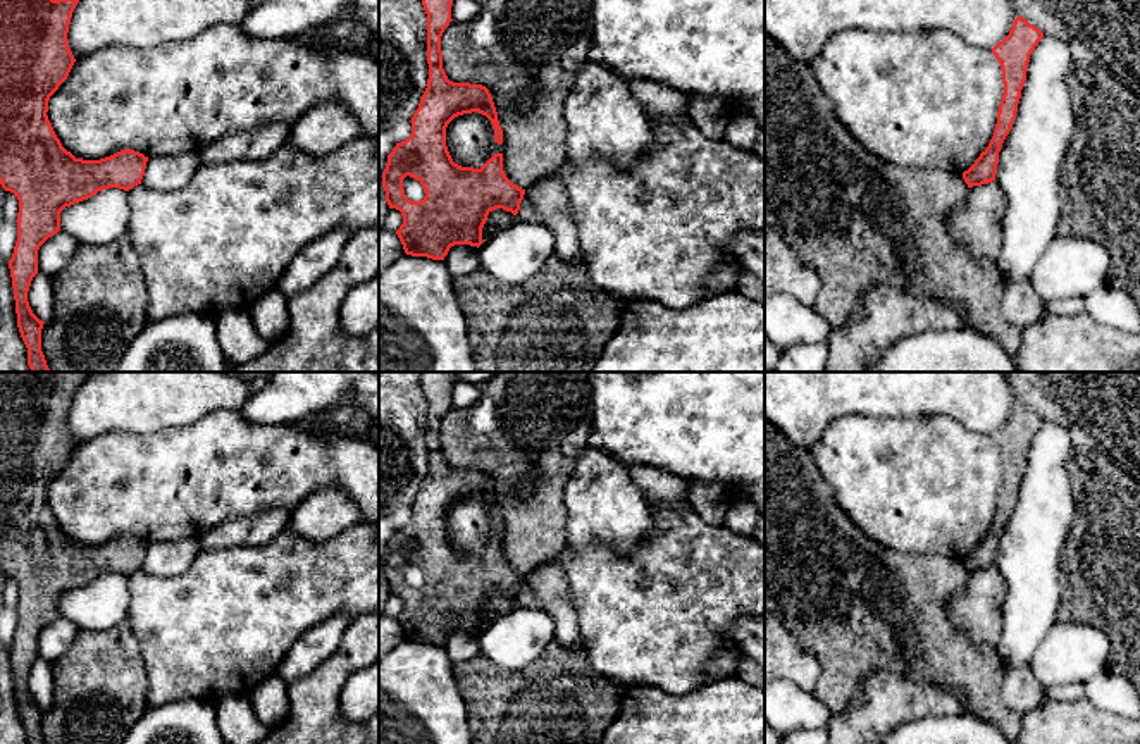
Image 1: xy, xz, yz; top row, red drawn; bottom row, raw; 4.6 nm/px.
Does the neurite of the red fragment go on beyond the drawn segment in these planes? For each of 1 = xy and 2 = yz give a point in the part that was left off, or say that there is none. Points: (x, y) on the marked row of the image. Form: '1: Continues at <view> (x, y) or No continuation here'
1: No continuation here
2: No continuation here

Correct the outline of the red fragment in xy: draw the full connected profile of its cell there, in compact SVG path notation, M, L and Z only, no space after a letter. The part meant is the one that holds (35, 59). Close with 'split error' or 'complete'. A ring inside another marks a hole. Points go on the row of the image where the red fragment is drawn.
M0 0L0 184L19 200L17 241L9 260L17 327L28 348L31 372L50 372L41 351L40 320L28 301L38 274L40 246L60 231L60 212L102 189L124 191L141 184L148 157L121 150L100 160L76 158L57 138L48 121L48 100L67 79L76 59L67 33L79 0Z | complete

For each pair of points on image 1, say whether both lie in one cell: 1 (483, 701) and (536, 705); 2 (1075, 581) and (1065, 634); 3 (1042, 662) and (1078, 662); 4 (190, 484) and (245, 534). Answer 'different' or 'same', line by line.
1: same
2: different
3: same
4: different

